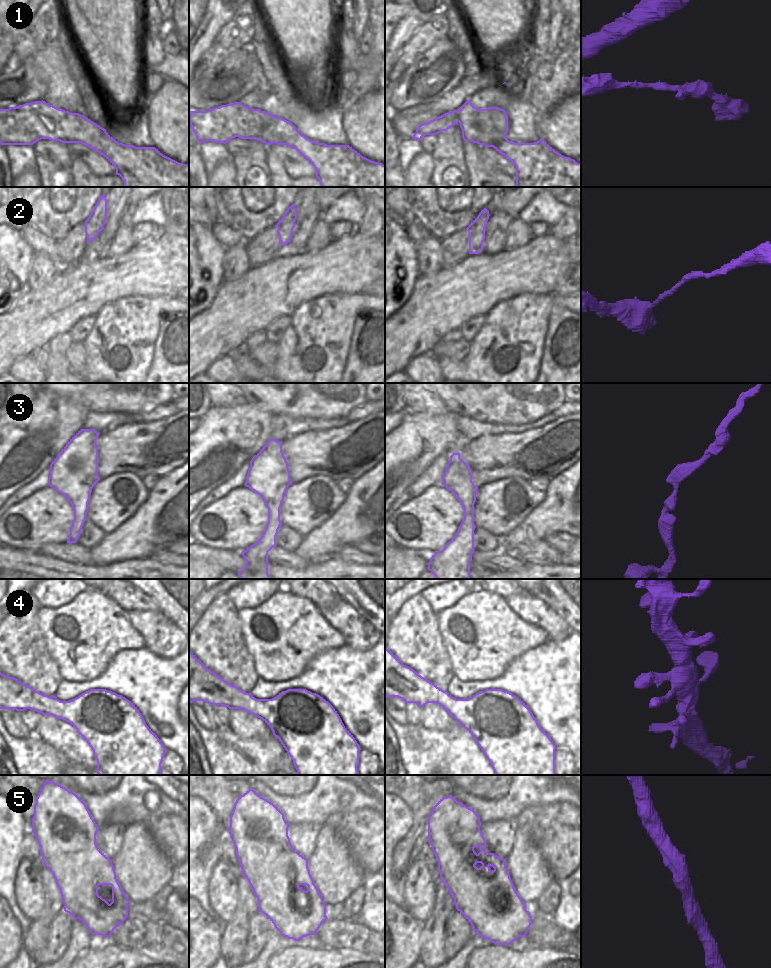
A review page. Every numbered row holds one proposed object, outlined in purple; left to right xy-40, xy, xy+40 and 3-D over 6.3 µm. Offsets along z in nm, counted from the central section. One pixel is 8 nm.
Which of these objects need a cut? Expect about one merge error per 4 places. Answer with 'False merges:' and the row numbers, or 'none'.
False merges: none

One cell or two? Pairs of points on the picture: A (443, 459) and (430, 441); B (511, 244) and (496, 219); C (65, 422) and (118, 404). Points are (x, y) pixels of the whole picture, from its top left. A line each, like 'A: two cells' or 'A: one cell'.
A: two cells
B: two cells
C: two cells

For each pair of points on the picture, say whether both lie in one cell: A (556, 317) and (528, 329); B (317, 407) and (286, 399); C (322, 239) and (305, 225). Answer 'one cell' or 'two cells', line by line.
A: two cells
B: one cell
C: two cells

